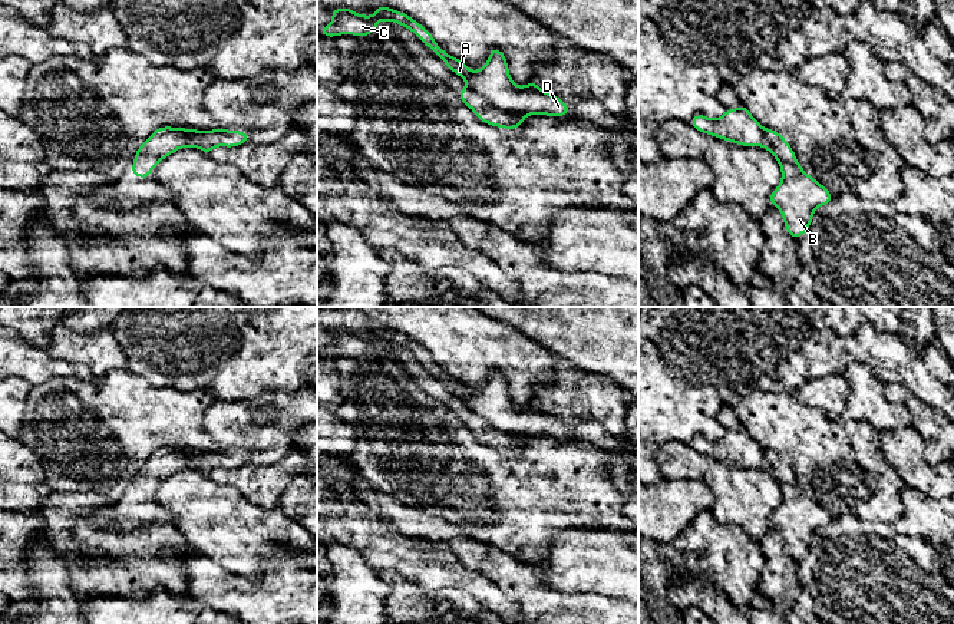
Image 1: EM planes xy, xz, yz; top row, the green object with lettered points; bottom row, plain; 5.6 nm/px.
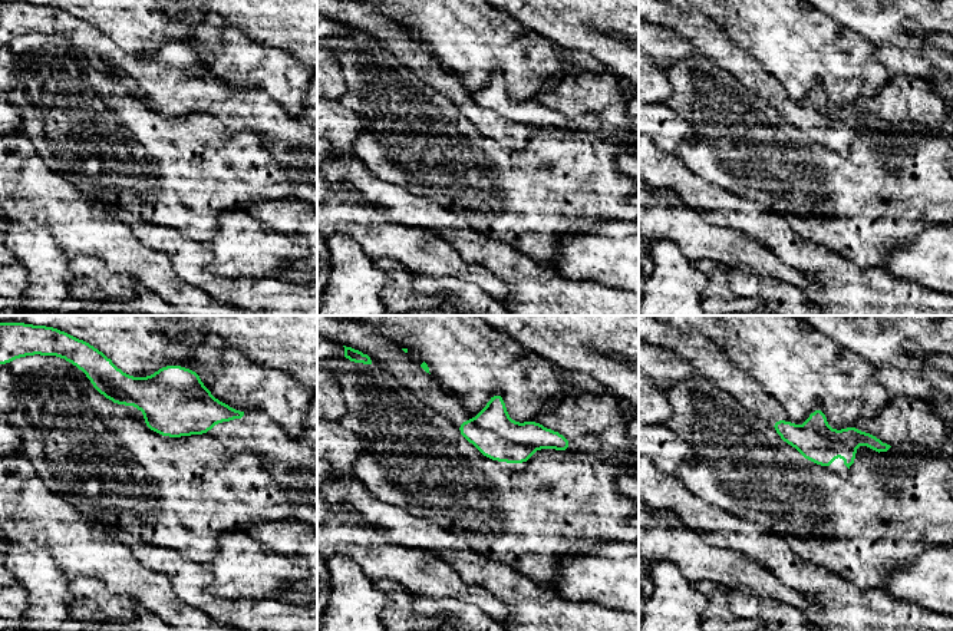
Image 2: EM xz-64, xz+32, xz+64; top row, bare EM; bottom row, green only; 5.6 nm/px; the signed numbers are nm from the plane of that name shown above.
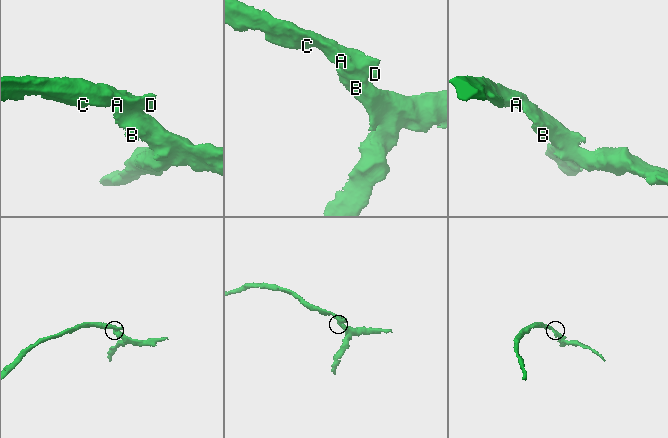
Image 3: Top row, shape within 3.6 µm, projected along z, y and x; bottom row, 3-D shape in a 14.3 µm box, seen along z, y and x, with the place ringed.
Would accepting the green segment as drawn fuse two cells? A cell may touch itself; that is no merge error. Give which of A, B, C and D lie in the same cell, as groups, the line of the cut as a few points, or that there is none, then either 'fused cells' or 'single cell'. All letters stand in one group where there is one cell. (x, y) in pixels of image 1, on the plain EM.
groups A C D / B; cut xz (478, 415), (494, 428), (521, 438); fused cells

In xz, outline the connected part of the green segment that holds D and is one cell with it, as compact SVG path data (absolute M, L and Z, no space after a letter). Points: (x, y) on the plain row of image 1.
M377 327L372 333L376 337L374 340L367 336L360 337L349 328L331 330L333 343L321 349L318 357L353 356L364 359L379 350L377 339L393 343L413 353L455 396L461 397L473 413L485 419L493 429L519 438L559 439L571 435L567 423L544 413L538 403L529 403L522 409L516 407L509 397L508 383L501 370L492 369L486 386L472 393L462 382L446 374L435 363L432 354L409 336L384 327Z

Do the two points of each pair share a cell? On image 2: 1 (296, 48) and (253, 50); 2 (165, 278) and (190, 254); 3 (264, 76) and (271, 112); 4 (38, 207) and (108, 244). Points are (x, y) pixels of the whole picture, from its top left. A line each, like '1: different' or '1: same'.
1: different
2: different
3: different
4: same

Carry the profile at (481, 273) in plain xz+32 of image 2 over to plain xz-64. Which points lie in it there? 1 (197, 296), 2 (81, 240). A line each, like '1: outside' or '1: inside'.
1: inside
2: inside

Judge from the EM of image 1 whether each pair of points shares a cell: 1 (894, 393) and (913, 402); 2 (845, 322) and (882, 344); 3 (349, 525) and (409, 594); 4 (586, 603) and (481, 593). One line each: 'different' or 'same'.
1: same
2: different
3: different
4: different

